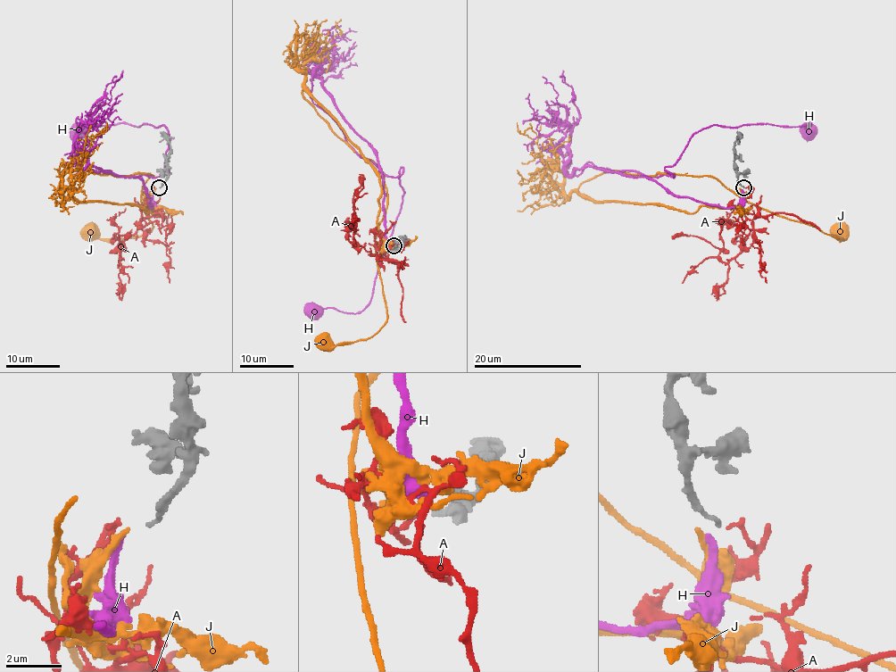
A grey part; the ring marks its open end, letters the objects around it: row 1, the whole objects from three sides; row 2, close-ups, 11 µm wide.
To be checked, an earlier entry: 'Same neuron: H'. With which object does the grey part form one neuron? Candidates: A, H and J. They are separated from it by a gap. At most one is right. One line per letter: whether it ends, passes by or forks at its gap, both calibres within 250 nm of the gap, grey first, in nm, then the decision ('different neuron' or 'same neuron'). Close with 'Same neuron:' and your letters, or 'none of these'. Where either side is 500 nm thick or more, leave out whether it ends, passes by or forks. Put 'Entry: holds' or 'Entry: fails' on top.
Entry: holds
A: it ends; calibres 140 and 160 nm; different neuron
H: it ends; calibres 140 and 240 nm; same neuron
J: it ends; calibres 140 and 200 nm; different neuron
Same neuron: H

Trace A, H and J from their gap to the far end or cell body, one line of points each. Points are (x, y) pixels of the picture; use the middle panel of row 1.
A: (388, 249), (385, 253), (377, 244), (372, 255), (354, 241), (353, 221), (348, 225), (360, 235)
H: (390, 244), (377, 152), (312, 78), (345, 141), (387, 175), (402, 167), (403, 196), (370, 301), (304, 311)
J: (390, 243), (375, 246), (387, 311), (385, 322), (369, 337), (348, 344), (335, 345), (325, 340)

